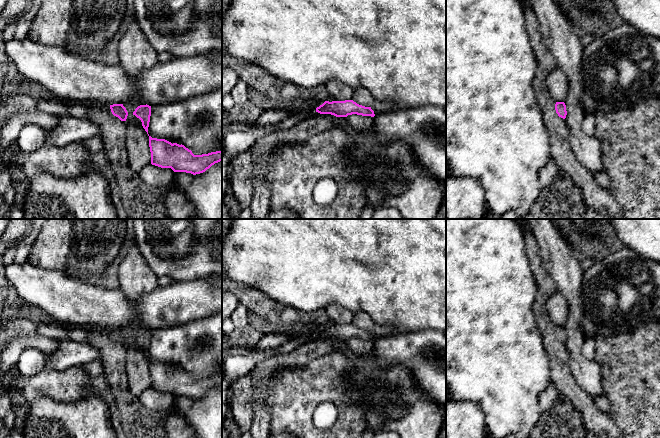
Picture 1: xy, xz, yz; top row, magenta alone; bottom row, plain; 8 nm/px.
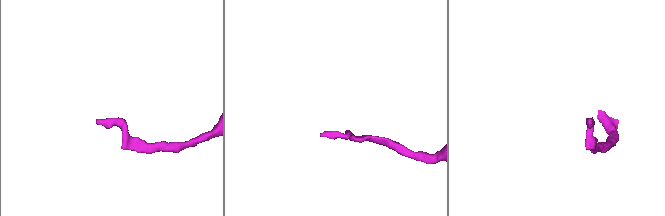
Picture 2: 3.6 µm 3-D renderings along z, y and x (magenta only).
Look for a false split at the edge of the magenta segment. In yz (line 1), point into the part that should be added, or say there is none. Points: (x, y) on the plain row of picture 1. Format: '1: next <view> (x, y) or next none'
1: next none

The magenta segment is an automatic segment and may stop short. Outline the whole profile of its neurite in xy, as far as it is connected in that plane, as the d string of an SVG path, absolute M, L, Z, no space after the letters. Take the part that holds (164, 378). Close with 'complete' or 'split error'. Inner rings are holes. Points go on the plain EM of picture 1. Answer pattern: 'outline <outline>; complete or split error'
outline M149 360L149 371L151 388L161 392L171 392L174 396L196 399L222 385L222 375L194 379L182 368L172 368L165 363L152 362L151 360Z; complete

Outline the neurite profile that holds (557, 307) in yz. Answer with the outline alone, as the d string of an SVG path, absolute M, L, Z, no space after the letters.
M556 291L546 302L546 309L556 326L564 326L568 319L568 303L565 297Z

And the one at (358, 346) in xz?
M357 338L348 339L347 346L355 355L366 355L373 351L374 341Z

